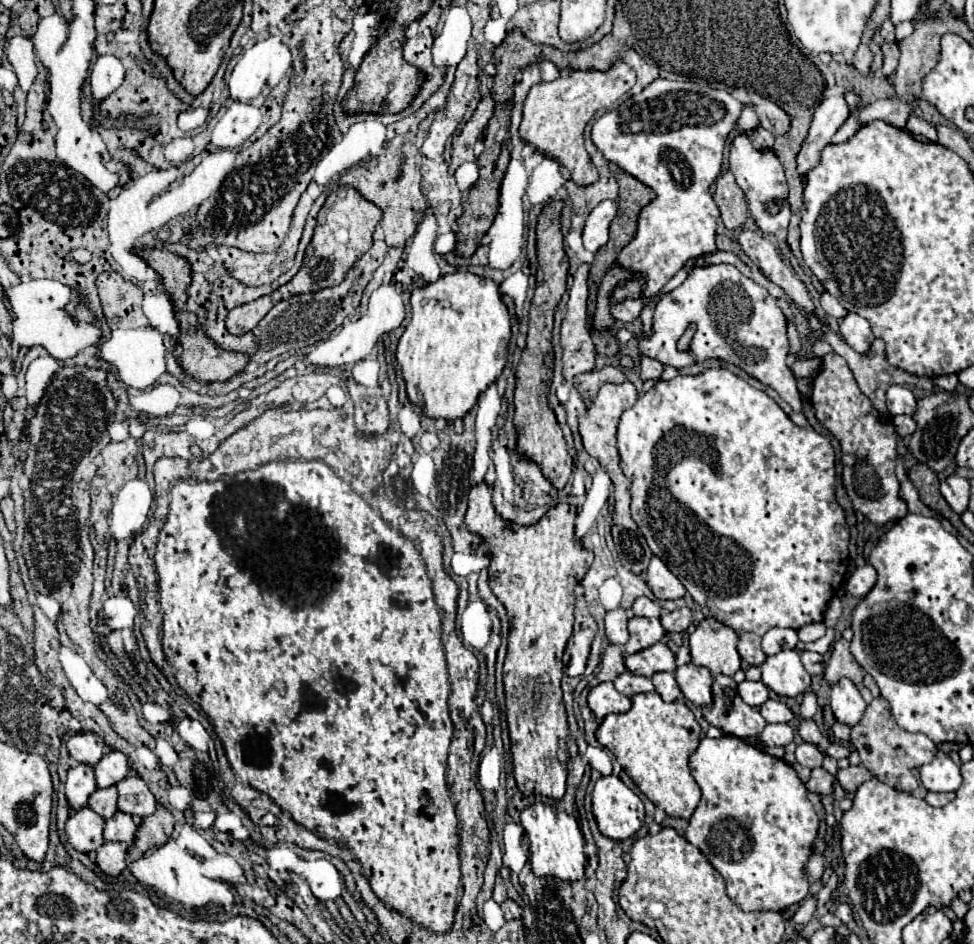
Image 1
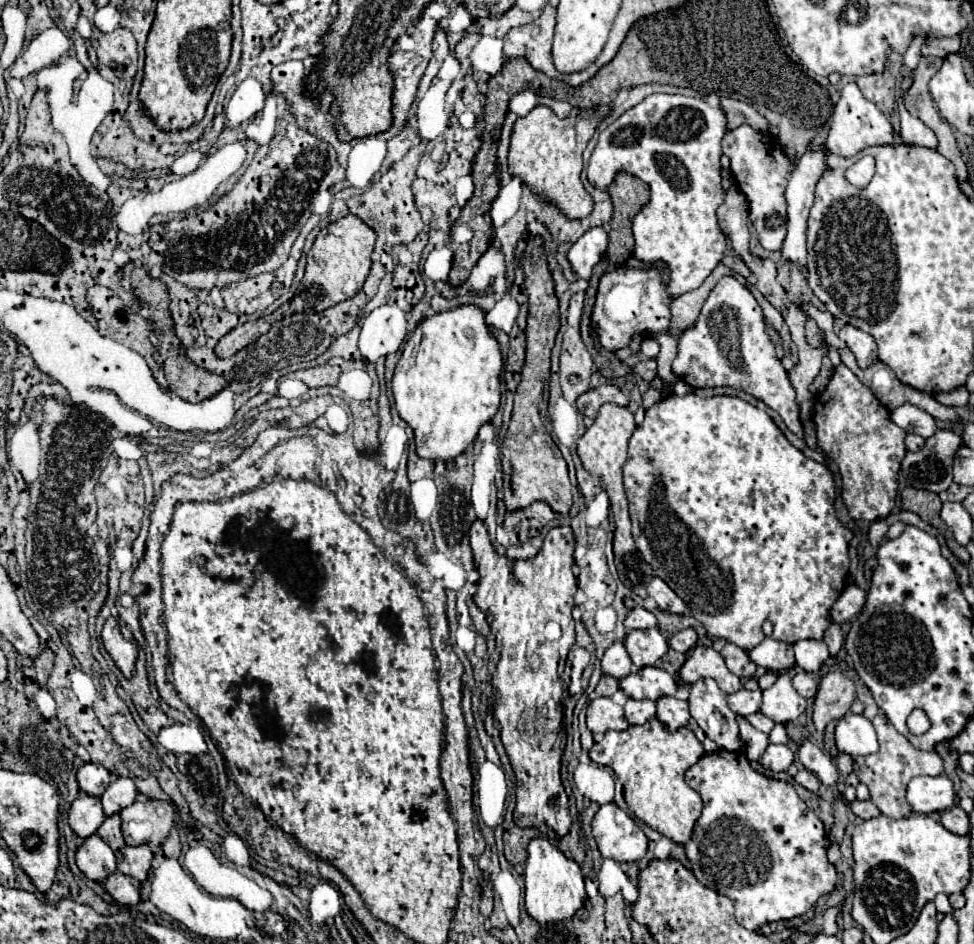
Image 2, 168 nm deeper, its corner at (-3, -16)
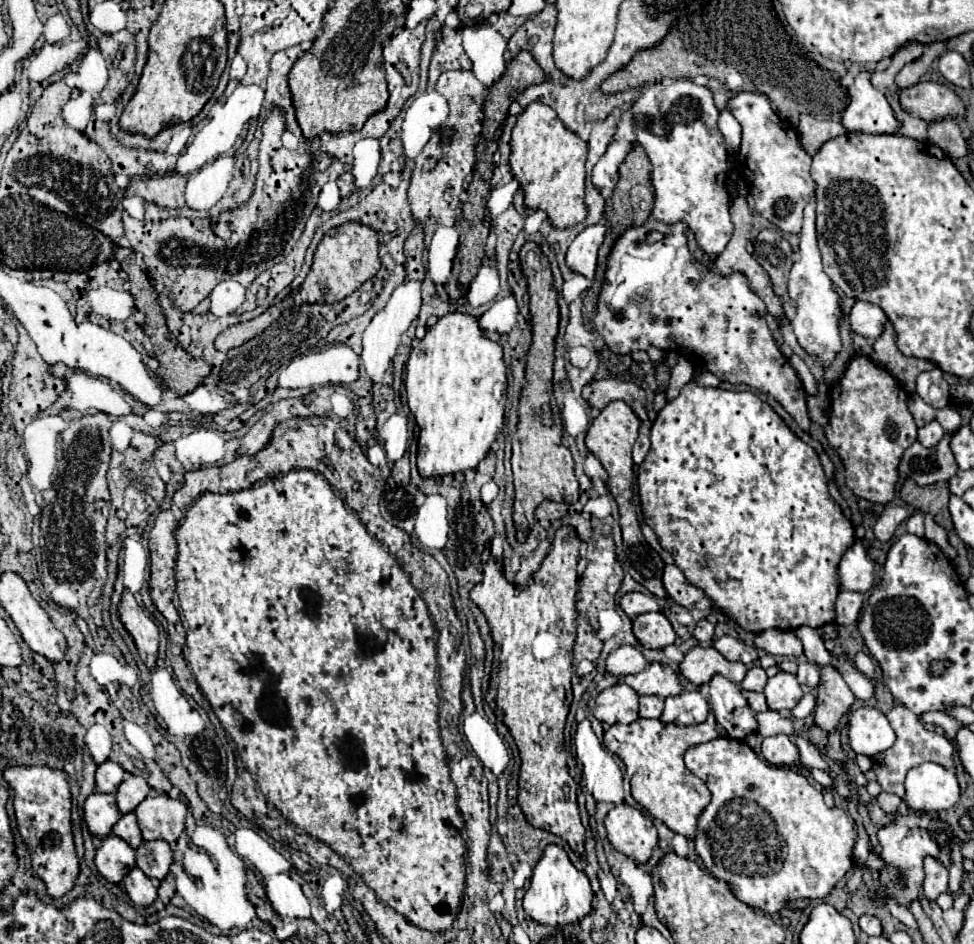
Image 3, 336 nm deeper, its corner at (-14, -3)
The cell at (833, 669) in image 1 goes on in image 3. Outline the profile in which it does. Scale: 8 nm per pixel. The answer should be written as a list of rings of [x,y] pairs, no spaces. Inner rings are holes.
[[[822,667],[820,673],[822,679],[818,685],[814,723],[830,733],[836,729],[840,717],[850,711],[856,697],[836,667]]]

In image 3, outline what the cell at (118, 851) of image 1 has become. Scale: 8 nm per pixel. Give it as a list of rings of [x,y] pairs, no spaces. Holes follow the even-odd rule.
[[[132,867],[132,871],[128,871],[128,875],[122,881],[128,897],[136,903],[136,905],[150,905],[156,899],[156,883],[152,879],[148,879],[138,867]]]

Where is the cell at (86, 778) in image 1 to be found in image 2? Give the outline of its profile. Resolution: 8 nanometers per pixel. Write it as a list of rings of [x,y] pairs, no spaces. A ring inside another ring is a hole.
[[[79,792],[77,800],[69,808],[71,830],[81,838],[89,838],[97,832],[97,828],[103,822],[105,822],[105,814],[103,814],[103,808],[101,808],[101,800],[93,798],[85,792]]]

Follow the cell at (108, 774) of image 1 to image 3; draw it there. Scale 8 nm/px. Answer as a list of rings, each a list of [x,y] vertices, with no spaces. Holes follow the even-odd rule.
[[[126,773],[124,775],[124,781],[120,783],[120,787],[116,791],[118,809],[122,813],[134,811],[138,807],[138,803],[148,797],[148,793],[150,793],[150,787],[148,787],[148,783],[144,783],[144,777]]]

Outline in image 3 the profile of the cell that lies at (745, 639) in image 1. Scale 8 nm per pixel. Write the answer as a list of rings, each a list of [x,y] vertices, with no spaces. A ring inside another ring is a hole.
[[[724,635],[720,639],[714,641],[714,647],[728,659],[728,661],[742,661],[746,665],[754,663],[758,659],[758,651],[756,647],[748,647],[746,643],[738,641],[736,637]]]

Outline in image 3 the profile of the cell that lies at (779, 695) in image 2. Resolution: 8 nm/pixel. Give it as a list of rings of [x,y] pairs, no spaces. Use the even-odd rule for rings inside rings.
[[[778,673],[776,677],[768,679],[768,685],[764,689],[768,707],[774,711],[790,711],[802,697],[804,691],[796,679],[796,675],[792,673]]]

